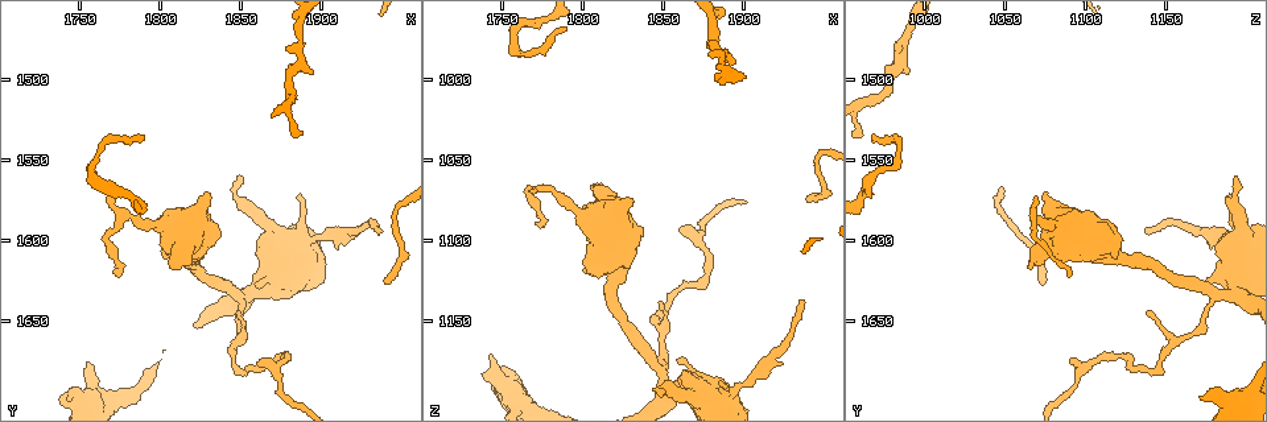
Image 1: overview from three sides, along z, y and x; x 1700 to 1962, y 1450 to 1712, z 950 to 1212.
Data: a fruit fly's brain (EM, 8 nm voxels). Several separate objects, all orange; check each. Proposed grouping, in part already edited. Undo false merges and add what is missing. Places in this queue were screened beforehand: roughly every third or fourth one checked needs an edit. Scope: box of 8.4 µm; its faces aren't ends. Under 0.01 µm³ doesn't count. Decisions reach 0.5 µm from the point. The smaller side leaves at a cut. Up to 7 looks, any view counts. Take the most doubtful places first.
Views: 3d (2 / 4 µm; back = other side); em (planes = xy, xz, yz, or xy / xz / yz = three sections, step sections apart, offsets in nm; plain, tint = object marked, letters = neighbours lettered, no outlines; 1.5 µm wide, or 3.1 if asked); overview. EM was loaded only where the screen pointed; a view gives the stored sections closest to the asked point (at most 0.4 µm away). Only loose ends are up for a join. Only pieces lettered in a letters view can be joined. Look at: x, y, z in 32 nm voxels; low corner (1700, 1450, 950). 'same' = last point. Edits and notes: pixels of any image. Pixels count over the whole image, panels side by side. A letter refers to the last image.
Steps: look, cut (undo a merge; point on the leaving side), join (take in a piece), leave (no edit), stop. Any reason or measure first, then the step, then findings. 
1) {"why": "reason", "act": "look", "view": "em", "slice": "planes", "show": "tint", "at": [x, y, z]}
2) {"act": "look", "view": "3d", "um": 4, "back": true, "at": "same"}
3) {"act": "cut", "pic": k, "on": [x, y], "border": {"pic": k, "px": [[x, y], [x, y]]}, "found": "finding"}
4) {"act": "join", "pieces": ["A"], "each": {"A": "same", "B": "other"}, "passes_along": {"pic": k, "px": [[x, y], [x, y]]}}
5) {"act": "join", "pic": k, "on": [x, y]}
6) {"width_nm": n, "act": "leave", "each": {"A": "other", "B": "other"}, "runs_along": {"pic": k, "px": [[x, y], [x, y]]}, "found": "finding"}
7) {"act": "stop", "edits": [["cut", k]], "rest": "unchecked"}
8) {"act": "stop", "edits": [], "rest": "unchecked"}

{"why": "long arm stops here", "act": "look", "view": "3d", "um": 2, "at": [1938, 1626, 1072]}

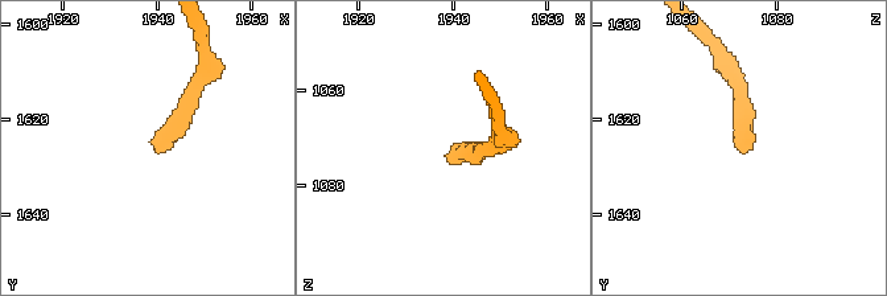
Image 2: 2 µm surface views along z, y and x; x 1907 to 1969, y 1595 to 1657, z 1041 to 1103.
{"act": "look", "view": "em", "slice": "xy", "step": 4, "show": "tint", "at": [1939, 1626, 1072]}

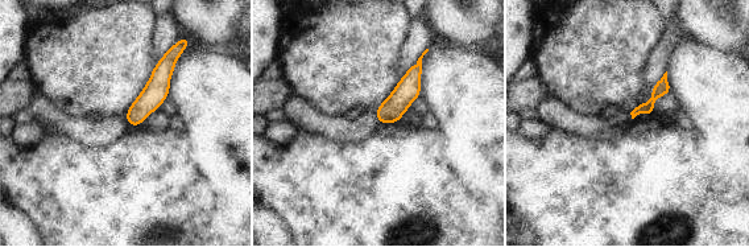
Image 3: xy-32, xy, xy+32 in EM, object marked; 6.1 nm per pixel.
{"why": "cut it another way", "act": "look", "view": "em", "slice": "xz", "step": 4, "show": "letters", "at": "same"}

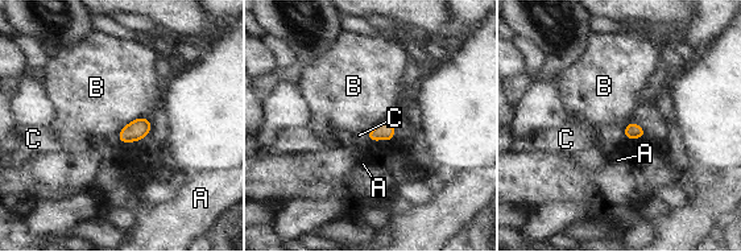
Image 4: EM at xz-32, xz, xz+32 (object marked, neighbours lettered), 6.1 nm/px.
{"act": "leave", "each": {"A": "other", "B": "other", "C": "other"}, "border": {"pic": 4, "px": [[144, 116], [132, 119], [115, 135]]}, "found": "no lettered piece goes on from it"}

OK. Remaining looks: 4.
{"why": "sharp bend", "act": "look", "view": "3d", "um": 4, "at": [1878, 1672, 1120]}

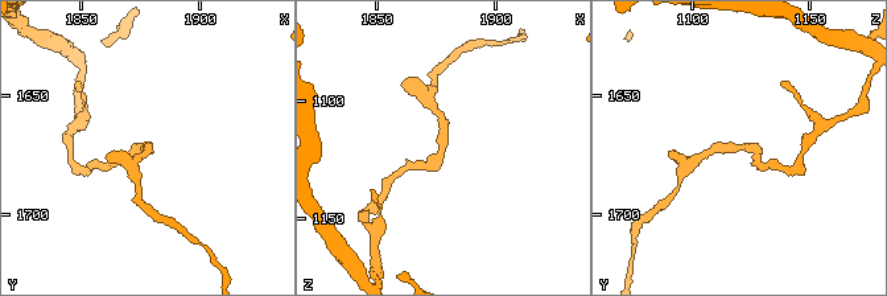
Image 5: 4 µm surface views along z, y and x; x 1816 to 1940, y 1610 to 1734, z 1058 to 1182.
{"act": "look", "view": "em", "slice": "planes", "show": "tint", "at": [1878, 1671, 1119]}

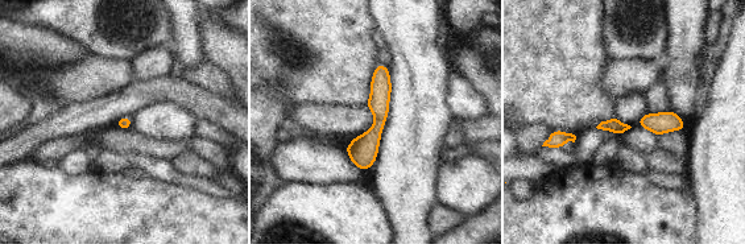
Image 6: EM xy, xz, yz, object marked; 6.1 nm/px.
{"act": "look", "view": "em", "slice": "planes", "show": "letters", "at": "same"}

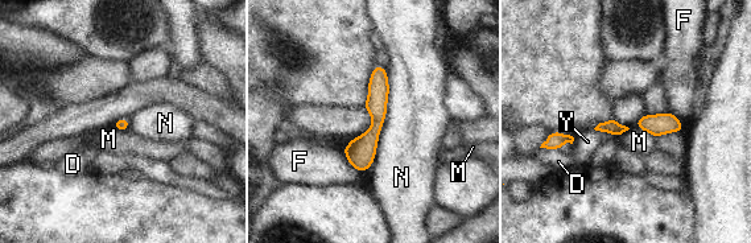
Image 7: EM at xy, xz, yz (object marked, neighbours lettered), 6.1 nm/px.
{"width_nm": 80, "act": "leave", "each": {"D": "other", "F": "other", "M": "other", "N": "other", "Y": "other"}, "runs_along": {"pic": 7, "px": [[378, 69], [363, 168]]}, "found": "continuous, no second neuron"}

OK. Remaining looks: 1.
{"act": "stop", "edits": [], "rest": "unchecked"}

